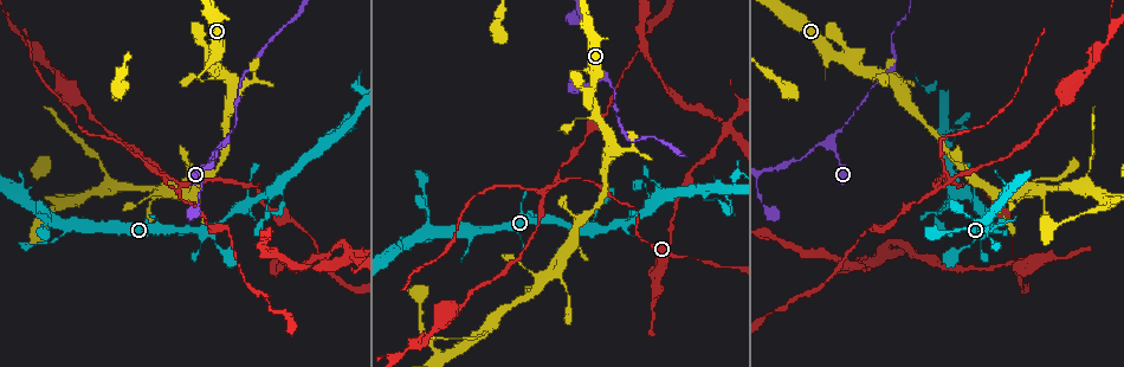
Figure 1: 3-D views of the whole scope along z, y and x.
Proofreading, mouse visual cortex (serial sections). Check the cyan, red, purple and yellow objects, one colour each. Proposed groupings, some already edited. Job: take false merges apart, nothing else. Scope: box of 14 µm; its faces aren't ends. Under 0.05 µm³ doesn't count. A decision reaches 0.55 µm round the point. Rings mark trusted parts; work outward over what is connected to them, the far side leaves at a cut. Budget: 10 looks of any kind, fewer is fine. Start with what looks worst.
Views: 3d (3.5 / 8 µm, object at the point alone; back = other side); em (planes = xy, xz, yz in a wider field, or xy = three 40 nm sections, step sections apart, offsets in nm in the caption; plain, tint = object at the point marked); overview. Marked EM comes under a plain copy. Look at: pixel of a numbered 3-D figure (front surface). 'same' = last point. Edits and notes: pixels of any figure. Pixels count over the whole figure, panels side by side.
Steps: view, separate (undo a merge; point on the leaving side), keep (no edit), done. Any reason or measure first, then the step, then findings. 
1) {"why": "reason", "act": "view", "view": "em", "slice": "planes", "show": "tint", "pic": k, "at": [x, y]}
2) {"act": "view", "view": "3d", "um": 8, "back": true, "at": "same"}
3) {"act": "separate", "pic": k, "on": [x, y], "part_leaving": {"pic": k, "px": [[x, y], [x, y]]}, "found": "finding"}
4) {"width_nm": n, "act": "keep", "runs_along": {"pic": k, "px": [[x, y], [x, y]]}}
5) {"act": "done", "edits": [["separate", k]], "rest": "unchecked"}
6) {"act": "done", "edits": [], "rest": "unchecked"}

{"why": "three-way junction", "act": "view", "view": "em", "slice": "planes", "show": "tint", "pic": 1, "at": [225, 146]}

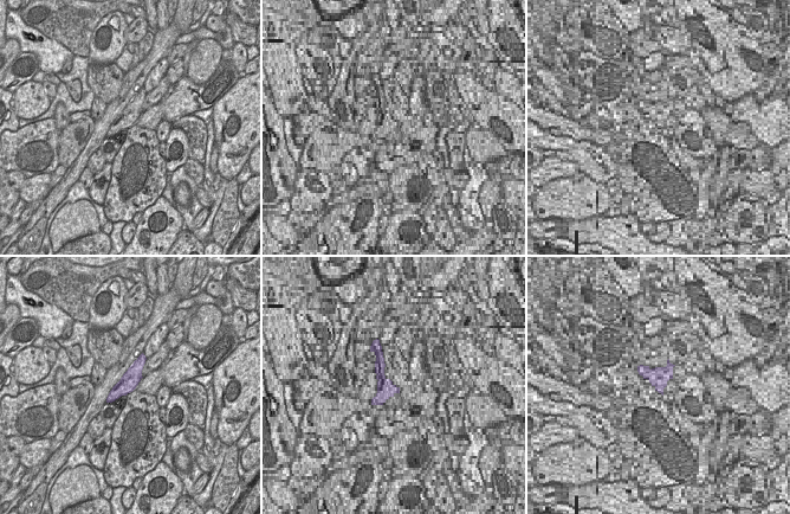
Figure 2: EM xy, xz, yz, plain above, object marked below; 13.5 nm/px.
{"why": "see where the arms go", "act": "view", "view": "3d", "um": 3.5, "at": "same"}

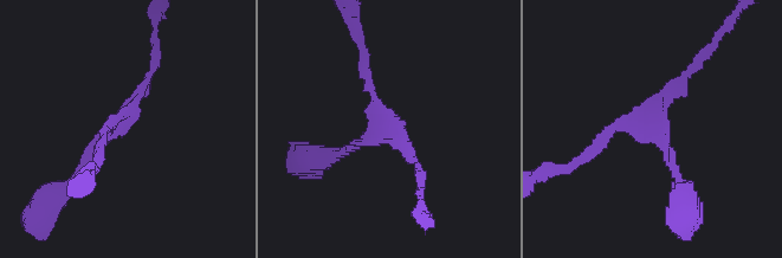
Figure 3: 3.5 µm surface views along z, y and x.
{"arm_widths_nm": [150, 150, 150], "act": "keep", "runs_along": {"pic": 2, "px": [[142, 358], [134, 374], [110, 398]]}, "found": "continuous, no second cell"}

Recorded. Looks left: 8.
{"why": "branch point", "act": "view", "view": "3d", "um": 3.5, "pic": 1, "at": [1082, 185]}

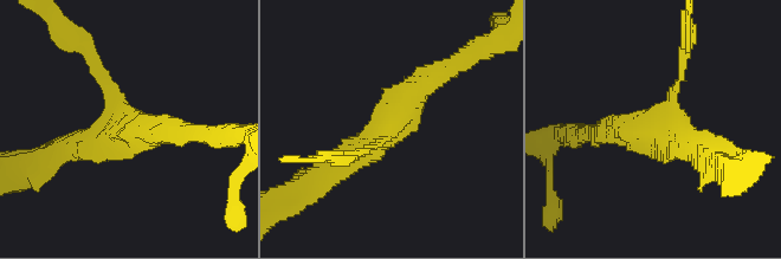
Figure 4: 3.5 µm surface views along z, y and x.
{"arms": 3, "arm_widths_nm": [100, 350, 350], "act": "view", "view": "em", "slice": "xy", "step": 5, "show": "tint", "pic": 4, "at": [663, 132]}

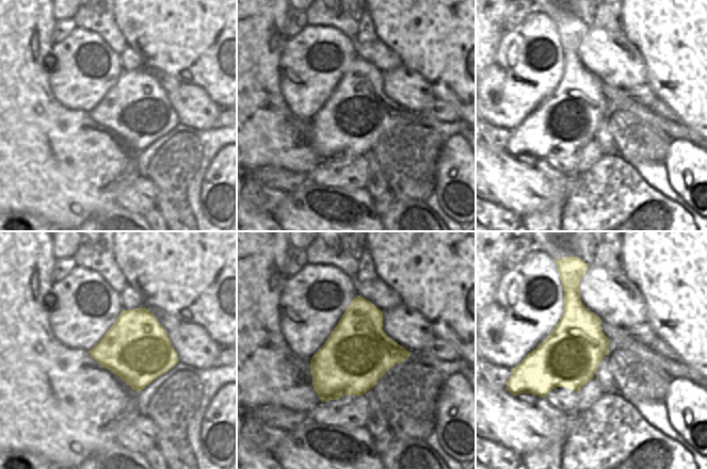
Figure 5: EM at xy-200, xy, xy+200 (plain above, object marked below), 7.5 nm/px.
{"act": "keep", "runs_along": {"pic": 4, "px": [[436, 73], [393, 125], [320, 180]]}, "found": "all the same cell"}

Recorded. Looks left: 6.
{"why": "a narrow waist", "act": "view", "view": "3d", "um": 3.5, "pic": 1, "at": [691, 257]}

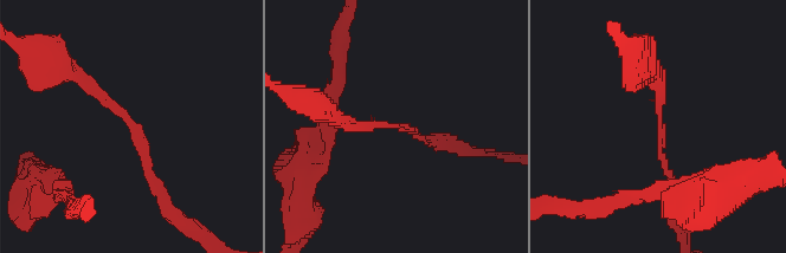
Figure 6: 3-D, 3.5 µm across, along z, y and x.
{"why": "shape alone is not enough", "act": "view", "view": "em", "slice": "xy", "step": 5, "show": "tint", "pic": 6, "at": [395, 126]}

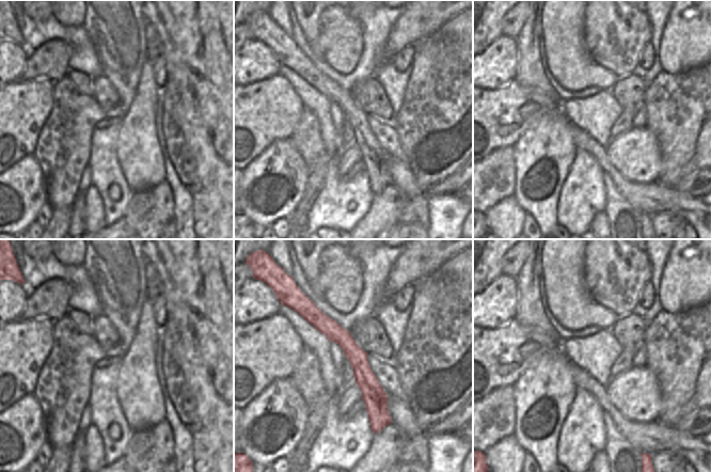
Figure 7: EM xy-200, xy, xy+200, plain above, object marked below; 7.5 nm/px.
{"arm_widths_nm": [100, 150], "act": "keep", "runs_along": {"pic": 6, "px": [[69, 72], [134, 127], [160, 192]]}, "found": "continuous, no second cell"}

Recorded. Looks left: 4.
{"why": "abrupt turn", "act": "view", "view": "3d", "um": 3.5, "pic": 1, "at": [638, 210]}

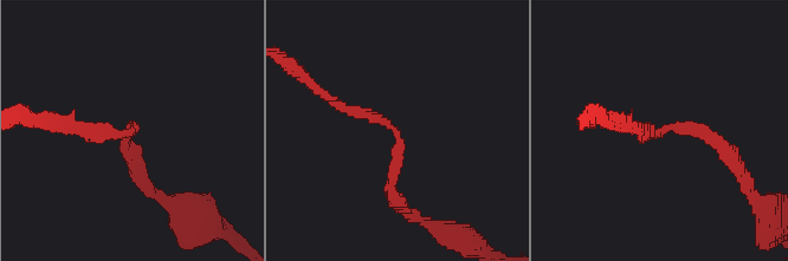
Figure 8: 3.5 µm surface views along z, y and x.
{"act": "view", "view": "em", "slice": "xy", "step": 2, "show": "tint", "pic": 8, "at": [396, 131]}

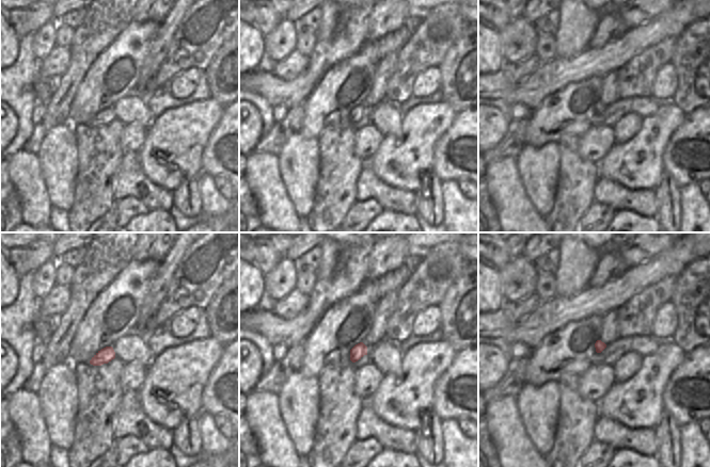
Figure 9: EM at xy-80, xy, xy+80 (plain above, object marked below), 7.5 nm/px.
{"act": "view", "view": "em", "slice": "xy", "step": 5, "show": "tint", "at": "same"}

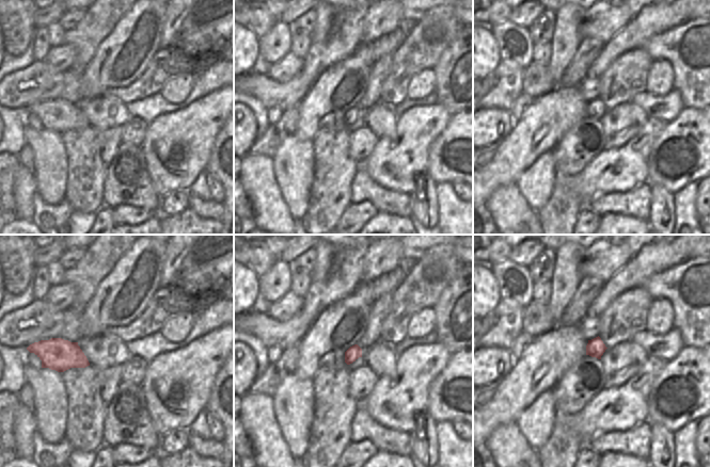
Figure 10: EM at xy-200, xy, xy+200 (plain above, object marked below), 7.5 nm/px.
{"arm_widths_nm": [150, 150], "act": "keep", "runs_along": {"pic": 8, "px": [[393, 200], [396, 130], [328, 97]]}, "found": "all the same cell"}

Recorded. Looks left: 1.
{"act": "done", "edits": [], "rest": "unchecked"}

